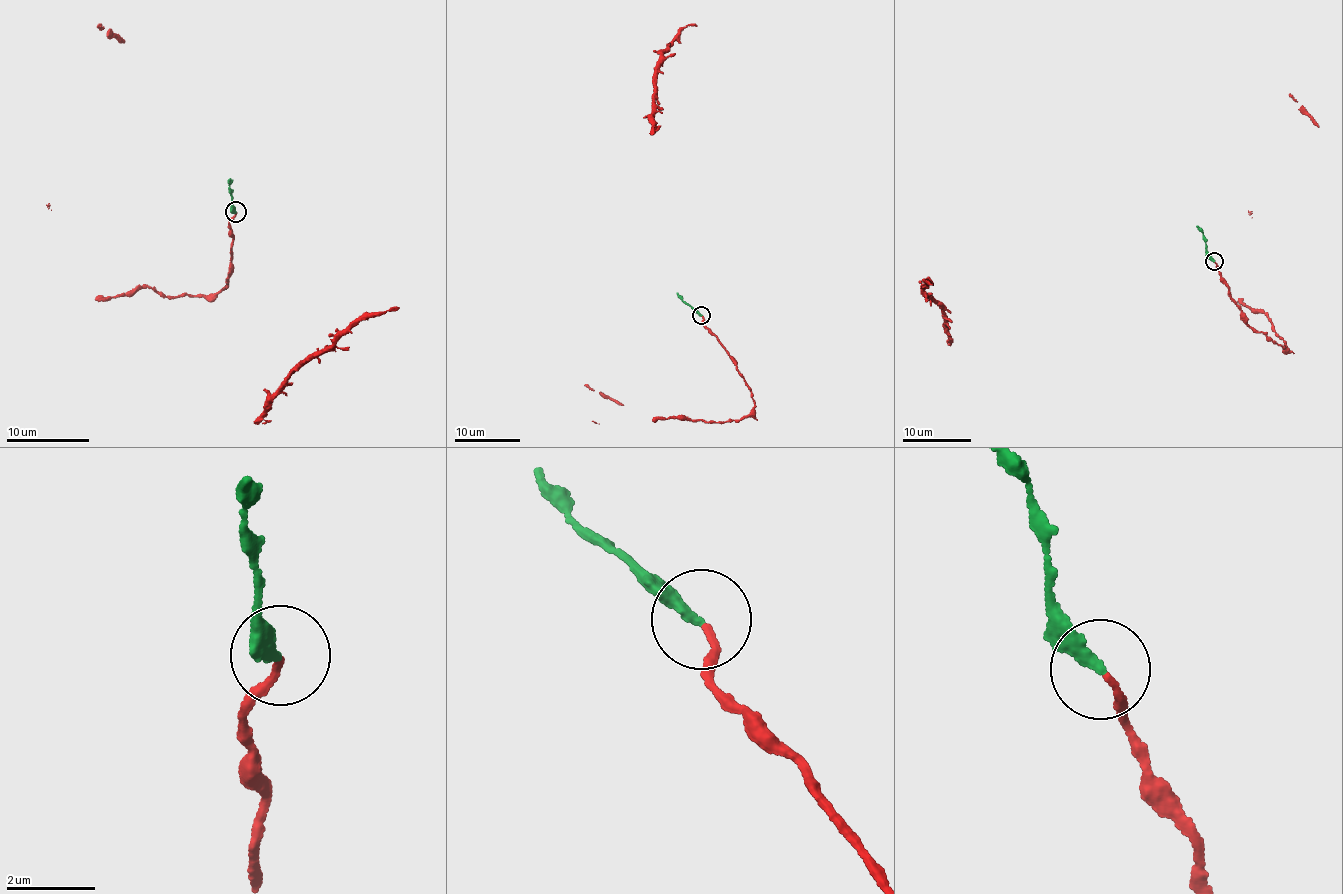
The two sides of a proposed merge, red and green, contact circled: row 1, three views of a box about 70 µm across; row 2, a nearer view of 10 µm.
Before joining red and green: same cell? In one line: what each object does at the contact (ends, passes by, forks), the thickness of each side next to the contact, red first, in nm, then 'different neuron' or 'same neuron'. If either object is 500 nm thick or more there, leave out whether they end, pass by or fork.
red ends there; green ends there; 150 nm thick on the red side, 320 nm on the other; same neuron

